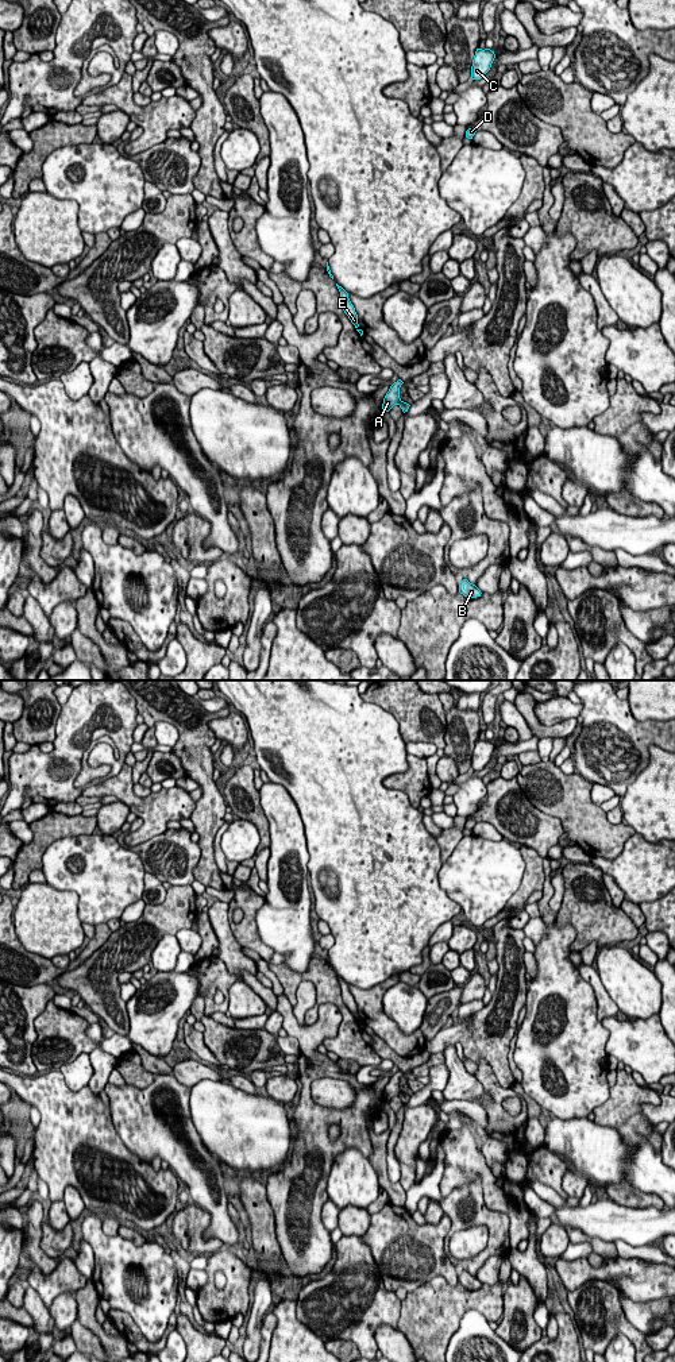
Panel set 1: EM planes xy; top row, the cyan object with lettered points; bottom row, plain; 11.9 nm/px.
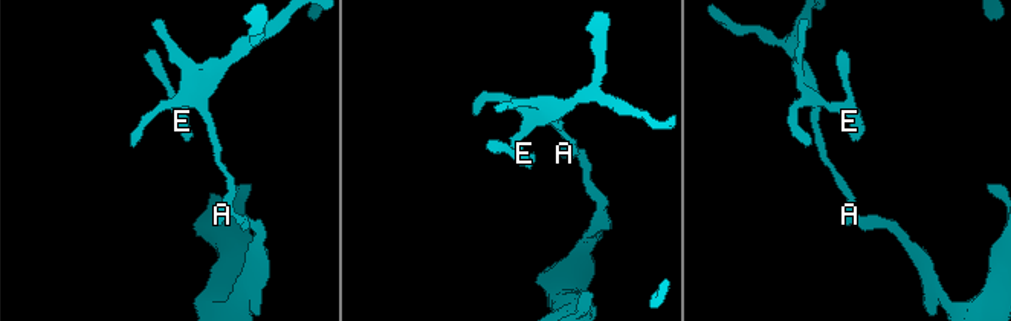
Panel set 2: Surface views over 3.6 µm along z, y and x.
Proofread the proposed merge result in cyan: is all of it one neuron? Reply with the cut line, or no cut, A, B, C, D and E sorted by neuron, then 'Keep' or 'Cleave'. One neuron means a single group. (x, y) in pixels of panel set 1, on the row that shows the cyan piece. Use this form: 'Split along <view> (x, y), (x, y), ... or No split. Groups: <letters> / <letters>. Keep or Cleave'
Split along xy (400, 400), (397, 404). Groups: A C D E / B. Cleave

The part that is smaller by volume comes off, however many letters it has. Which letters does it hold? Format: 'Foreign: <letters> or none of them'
Foreign: B

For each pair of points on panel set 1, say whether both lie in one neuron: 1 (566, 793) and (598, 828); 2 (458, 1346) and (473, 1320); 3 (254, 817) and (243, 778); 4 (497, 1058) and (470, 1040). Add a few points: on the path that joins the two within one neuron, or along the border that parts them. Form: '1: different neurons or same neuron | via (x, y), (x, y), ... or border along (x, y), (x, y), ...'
1: same neuron | via (571, 801), (590, 820)
2: same neuron | via (458, 1339), (470, 1327)
3: same neuron | via (254, 807), (253, 799), (243, 787)
4: same neuron | via (490, 1052), (477, 1040)

